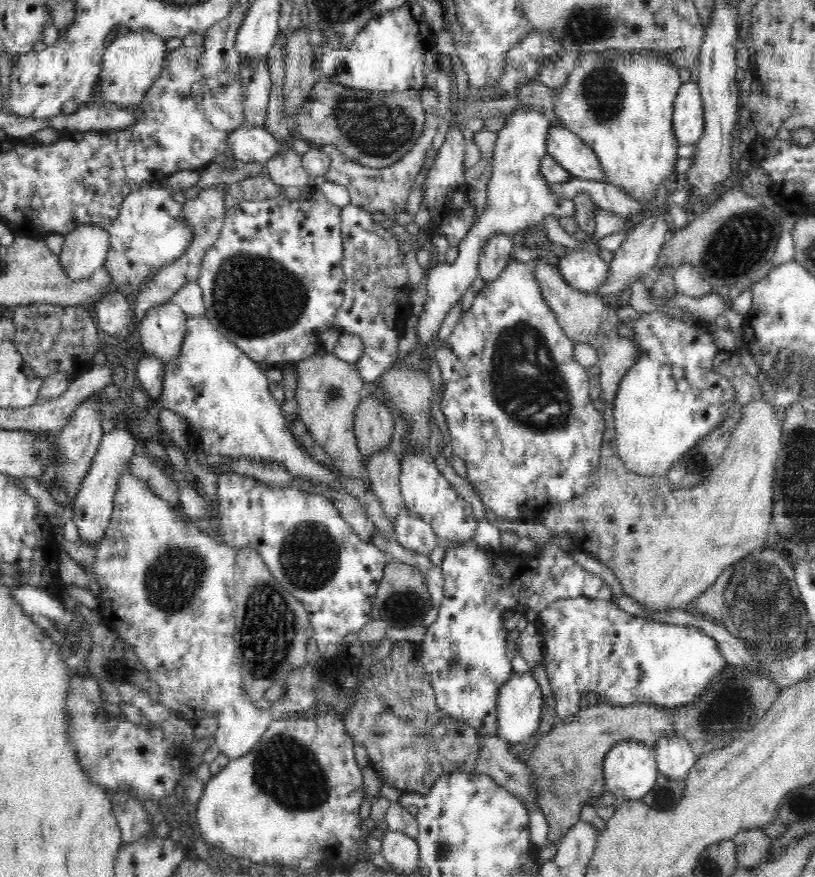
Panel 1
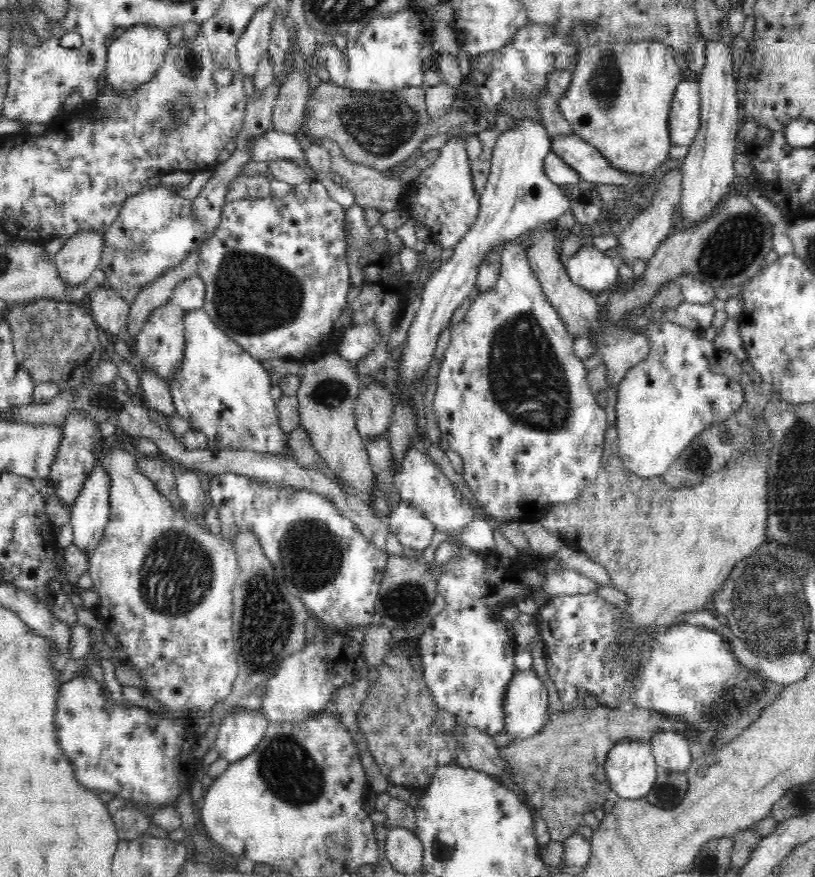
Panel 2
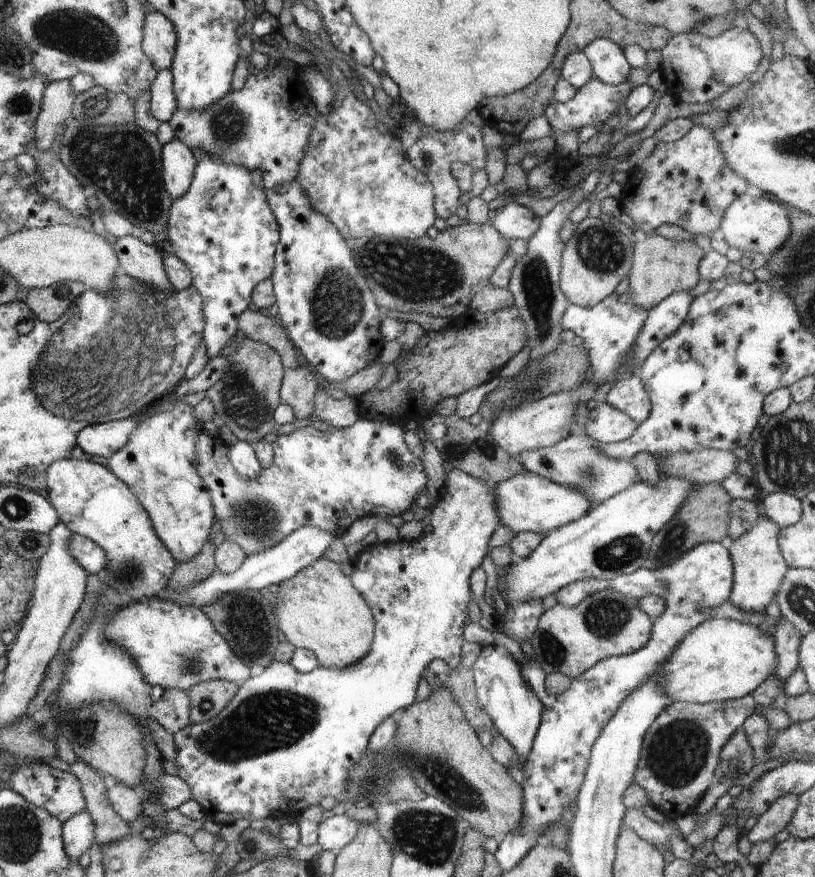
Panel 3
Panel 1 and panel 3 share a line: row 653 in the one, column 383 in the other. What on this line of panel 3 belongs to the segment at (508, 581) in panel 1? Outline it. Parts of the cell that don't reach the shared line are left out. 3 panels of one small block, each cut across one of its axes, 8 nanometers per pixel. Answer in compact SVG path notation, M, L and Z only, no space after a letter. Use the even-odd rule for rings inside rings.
M360 417L352 426L344 428L335 427L332 428L332 432L330 432L330 430L320 431L314 427L304 427L298 428L288 435L277 436L276 441L271 444L274 452L273 463L268 468L262 469L258 478L242 478L242 476L234 473L234 468L228 456L229 447L224 444L220 436L217 438L214 438L214 436L208 436L208 434L203 432L201 427L199 427L197 433L196 472L198 472L200 478L203 478L204 486L206 487L206 490L208 490L208 494L210 494L215 517L220 523L226 541L240 546L242 552L245 552L246 556L250 556L250 554L258 554L263 550L268 550L268 548L276 546L276 544L280 544L282 539L286 538L288 534L303 526L316 526L316 528L326 530L326 532L343 534L350 528L350 525L355 519L373 515L372 506L386 508L386 512L384 513L386 515L401 515L403 512L406 512L406 510L415 509L415 498L419 494L426 493L426 488L428 486L428 475L424 470L424 465L422 464L421 459L415 457L413 452L410 452L410 449L404 440L404 432L402 431L402 428L384 421L369 420Z

